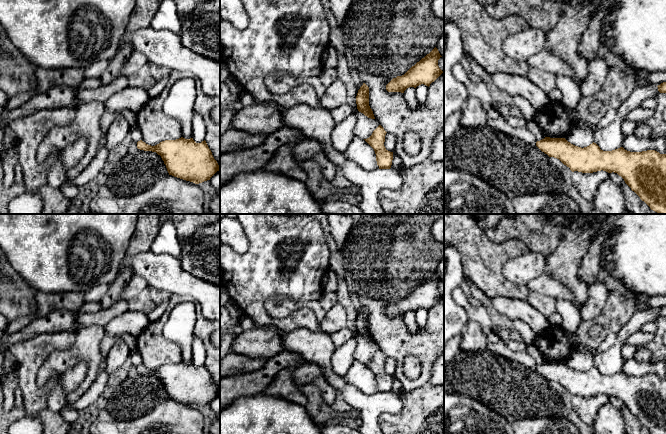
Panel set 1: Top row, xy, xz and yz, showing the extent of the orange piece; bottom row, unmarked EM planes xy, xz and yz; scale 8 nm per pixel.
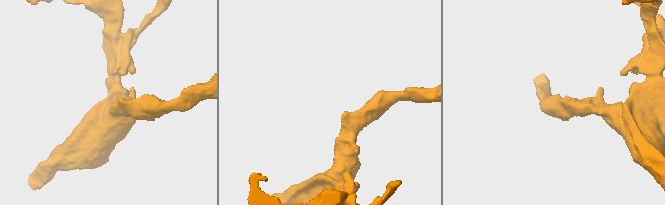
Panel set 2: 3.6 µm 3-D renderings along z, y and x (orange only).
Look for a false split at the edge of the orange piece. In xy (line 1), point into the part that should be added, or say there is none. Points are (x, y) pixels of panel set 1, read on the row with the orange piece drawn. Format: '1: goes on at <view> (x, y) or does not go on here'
1: does not go on here

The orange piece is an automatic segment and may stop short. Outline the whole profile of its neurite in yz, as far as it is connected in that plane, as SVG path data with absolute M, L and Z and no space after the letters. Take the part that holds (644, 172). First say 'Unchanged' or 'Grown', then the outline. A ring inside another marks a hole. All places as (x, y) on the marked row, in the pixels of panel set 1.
Unchanged. M550 138L537 141L536 146L549 157L559 159L572 172L593 173L606 171L617 173L651 210L666 214L666 154L655 150L630 152L623 147L612 151L603 151L596 143L581 148L568 142L565 138Z

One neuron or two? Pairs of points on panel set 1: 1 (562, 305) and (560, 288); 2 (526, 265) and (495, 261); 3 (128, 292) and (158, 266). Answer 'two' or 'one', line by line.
1: two
2: two
3: two

